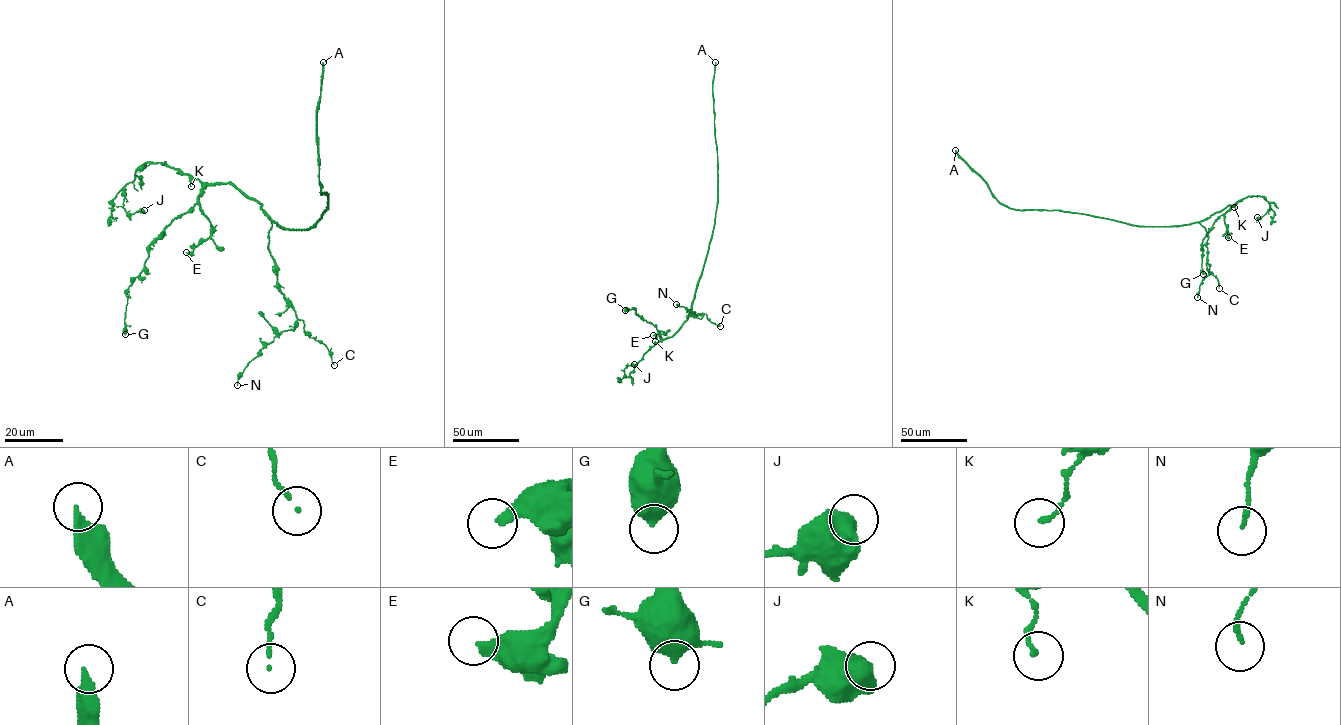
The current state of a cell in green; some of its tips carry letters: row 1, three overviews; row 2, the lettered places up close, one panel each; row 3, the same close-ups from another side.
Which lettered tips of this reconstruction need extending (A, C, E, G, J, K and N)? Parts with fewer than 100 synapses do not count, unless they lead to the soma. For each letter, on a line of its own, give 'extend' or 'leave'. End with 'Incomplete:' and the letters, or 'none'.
A: extend
C: leave
E: leave
G: leave
J: leave
K: leave
N: leave
Incomplete: A

